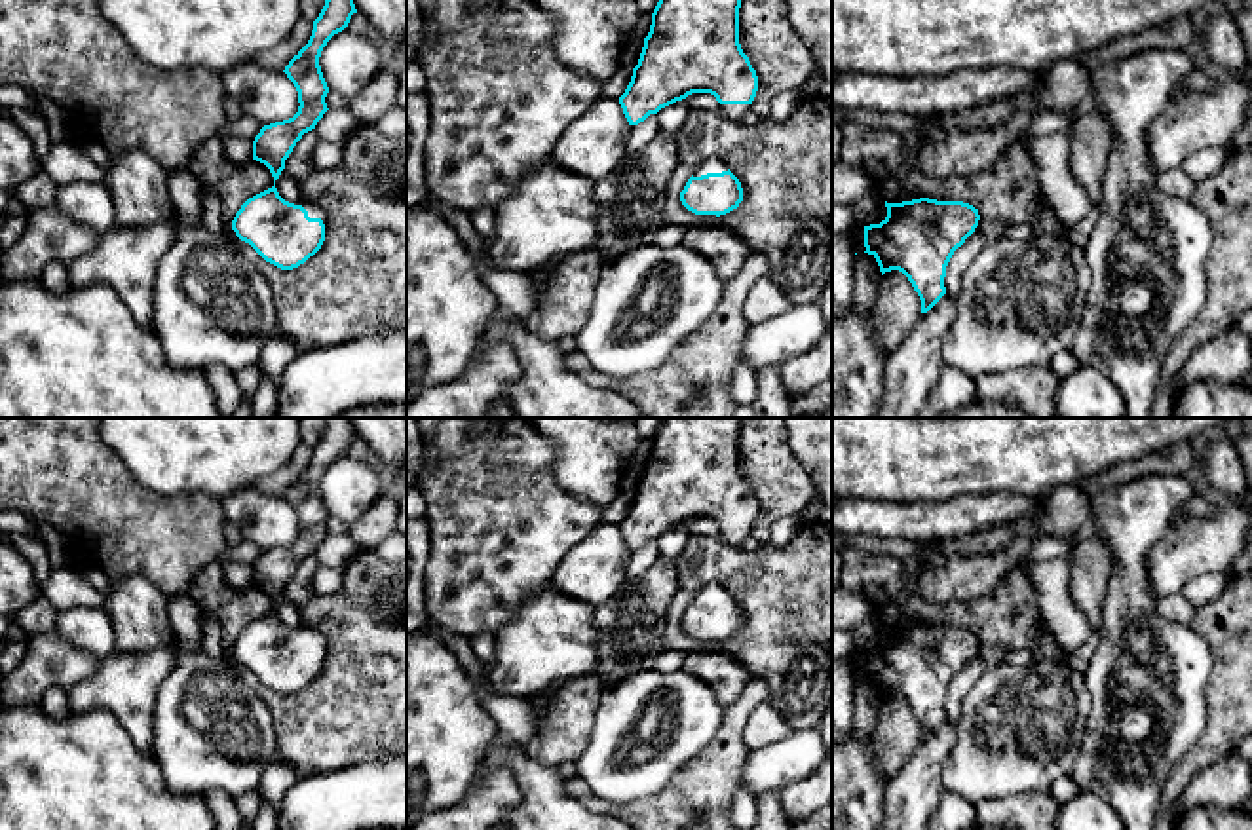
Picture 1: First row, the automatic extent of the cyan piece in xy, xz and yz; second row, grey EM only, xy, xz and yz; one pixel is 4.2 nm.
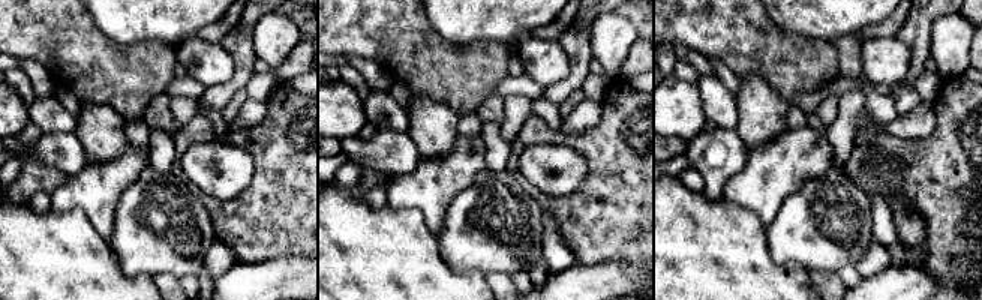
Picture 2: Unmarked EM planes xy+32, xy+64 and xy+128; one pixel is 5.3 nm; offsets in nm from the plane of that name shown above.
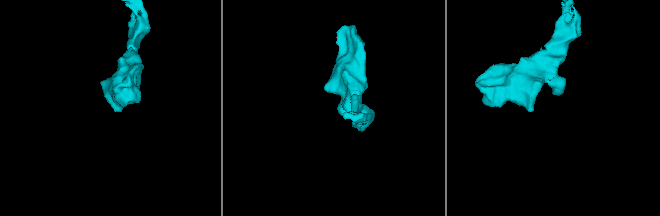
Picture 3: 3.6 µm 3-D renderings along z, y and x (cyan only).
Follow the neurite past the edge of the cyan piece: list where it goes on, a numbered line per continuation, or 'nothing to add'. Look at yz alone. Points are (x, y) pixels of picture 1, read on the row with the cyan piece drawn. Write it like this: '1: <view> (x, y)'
nothing to add

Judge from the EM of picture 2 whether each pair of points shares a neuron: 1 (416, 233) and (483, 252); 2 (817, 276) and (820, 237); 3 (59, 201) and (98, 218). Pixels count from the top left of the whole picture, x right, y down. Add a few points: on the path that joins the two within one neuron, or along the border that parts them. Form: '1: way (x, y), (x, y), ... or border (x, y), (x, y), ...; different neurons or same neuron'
1: border (435, 236), (440, 245), (440, 255), (453, 270); different neurons
2: border (807, 269), (834, 272); different neurons
3: way (69, 201), (83, 201), (89, 207); same neuron

